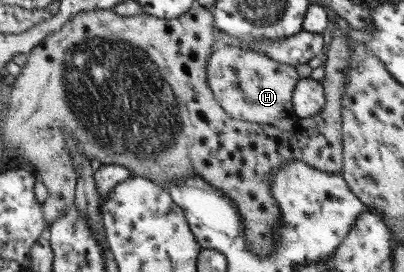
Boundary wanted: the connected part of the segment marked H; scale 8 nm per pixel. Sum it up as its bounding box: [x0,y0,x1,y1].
[208,44,300,125]

